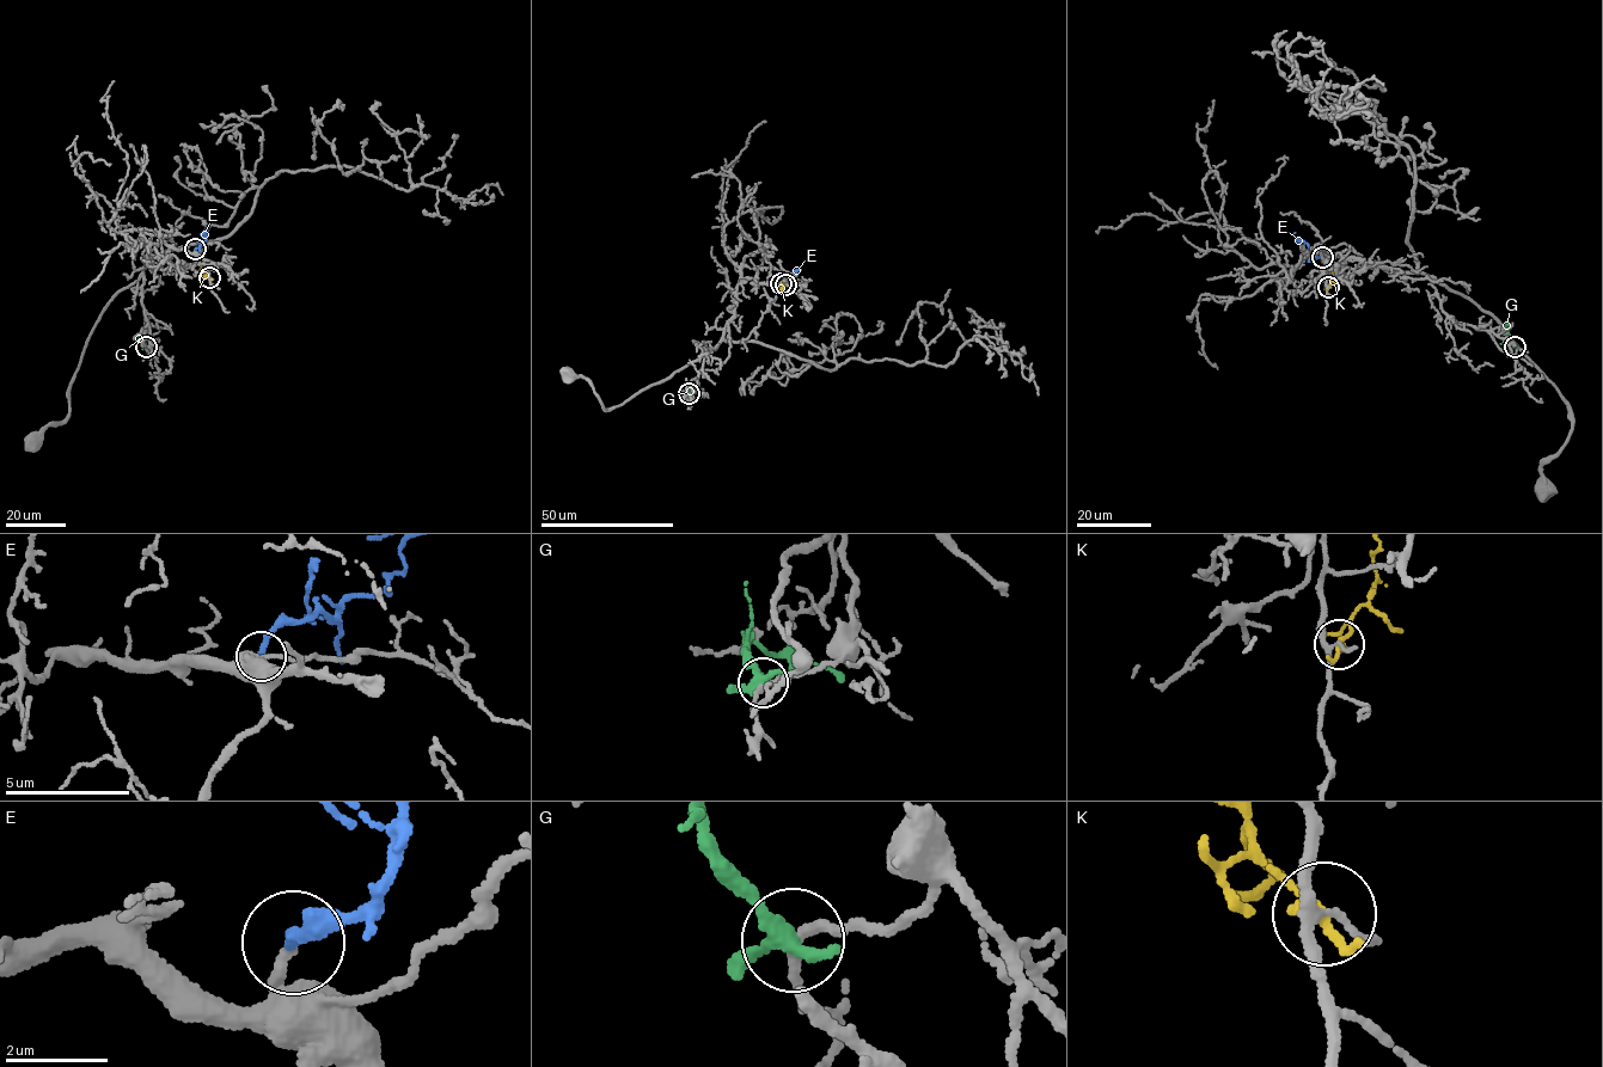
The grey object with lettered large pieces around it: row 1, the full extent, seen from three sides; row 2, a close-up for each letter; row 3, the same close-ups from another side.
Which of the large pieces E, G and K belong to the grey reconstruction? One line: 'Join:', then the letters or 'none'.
Join: E

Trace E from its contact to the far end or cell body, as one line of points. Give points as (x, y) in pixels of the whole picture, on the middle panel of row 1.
E: (782, 283), (800, 270)

